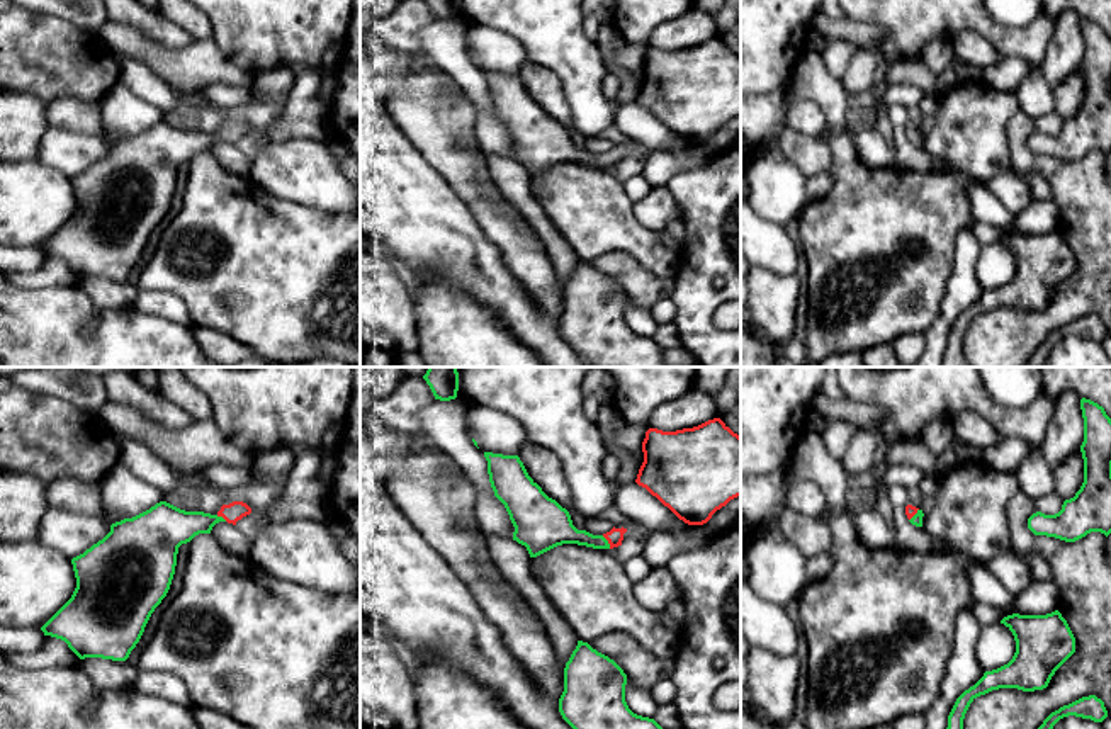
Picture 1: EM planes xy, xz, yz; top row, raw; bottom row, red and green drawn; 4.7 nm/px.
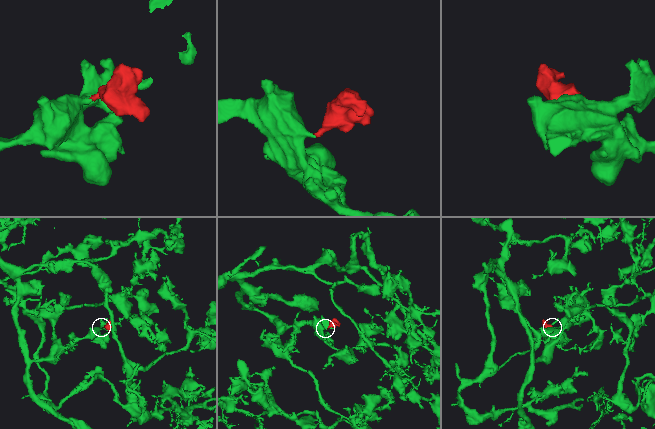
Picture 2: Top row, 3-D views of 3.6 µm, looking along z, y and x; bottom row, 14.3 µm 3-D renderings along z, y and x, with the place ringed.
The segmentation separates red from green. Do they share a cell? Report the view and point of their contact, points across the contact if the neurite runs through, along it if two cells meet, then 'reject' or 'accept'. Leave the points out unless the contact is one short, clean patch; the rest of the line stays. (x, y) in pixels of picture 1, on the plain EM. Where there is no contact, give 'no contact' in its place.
contact xz (609, 162); way xz (615, 155), (609, 162), (576, 157), (558, 148); accept

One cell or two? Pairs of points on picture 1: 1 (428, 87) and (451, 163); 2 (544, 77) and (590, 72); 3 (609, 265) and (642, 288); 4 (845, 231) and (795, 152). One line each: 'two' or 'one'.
1: one
2: two
3: one
4: two

